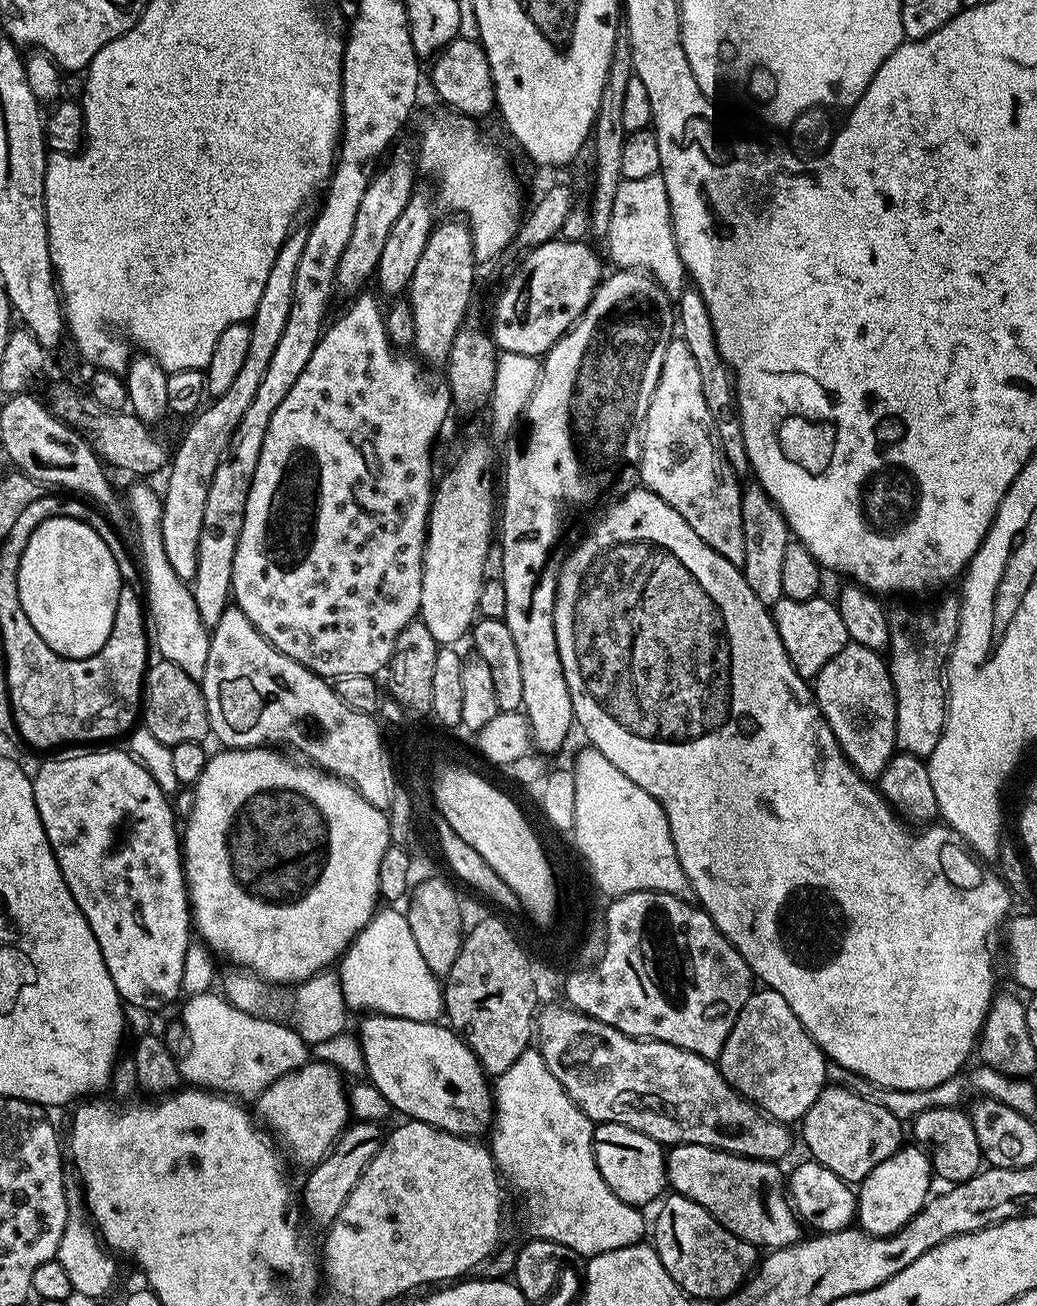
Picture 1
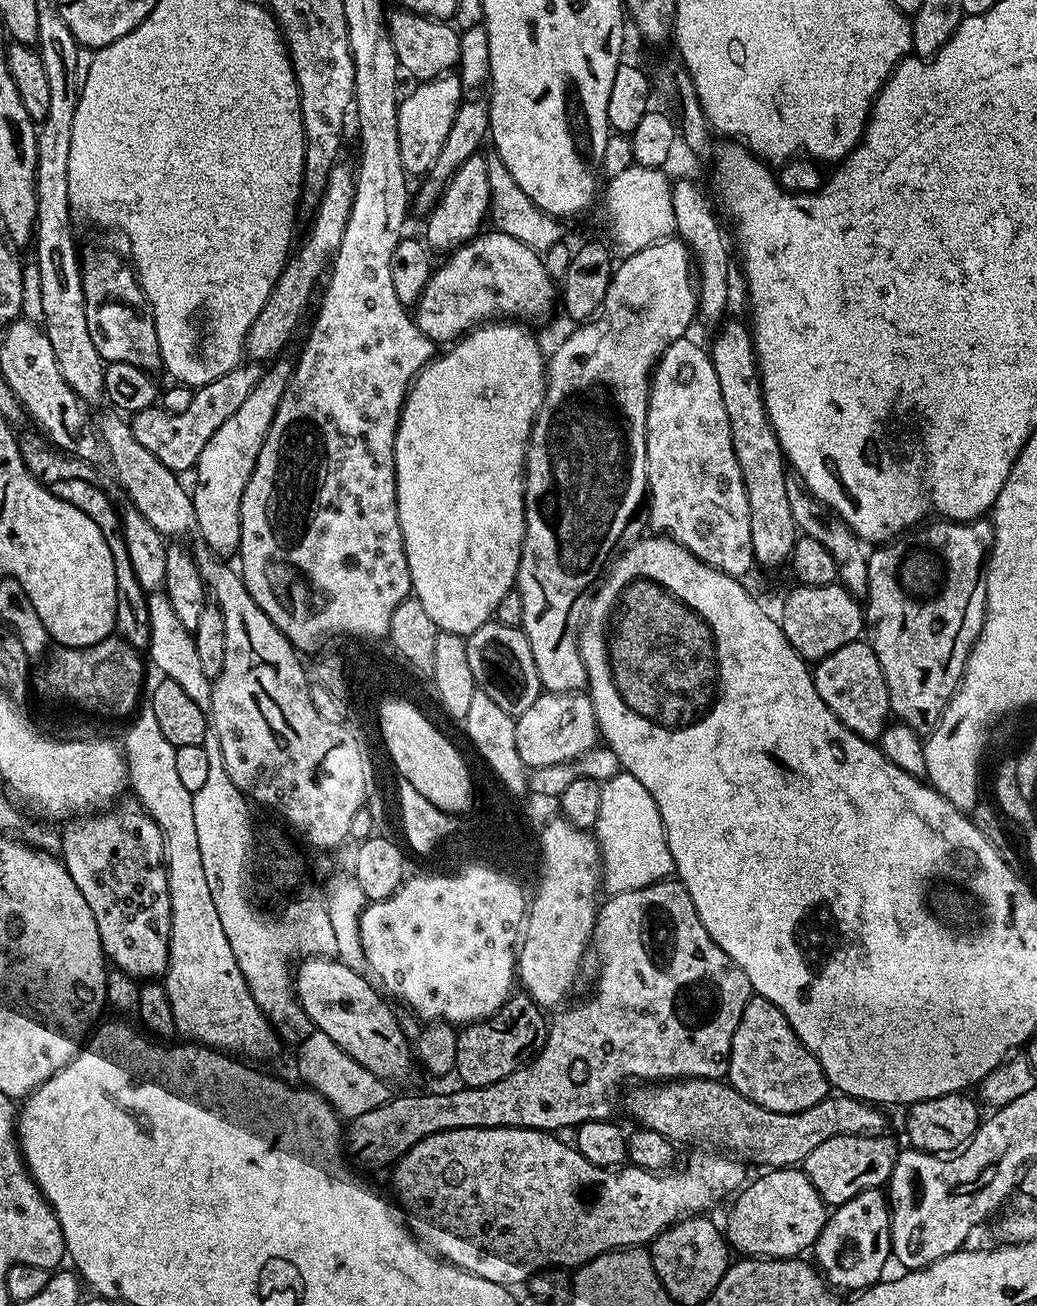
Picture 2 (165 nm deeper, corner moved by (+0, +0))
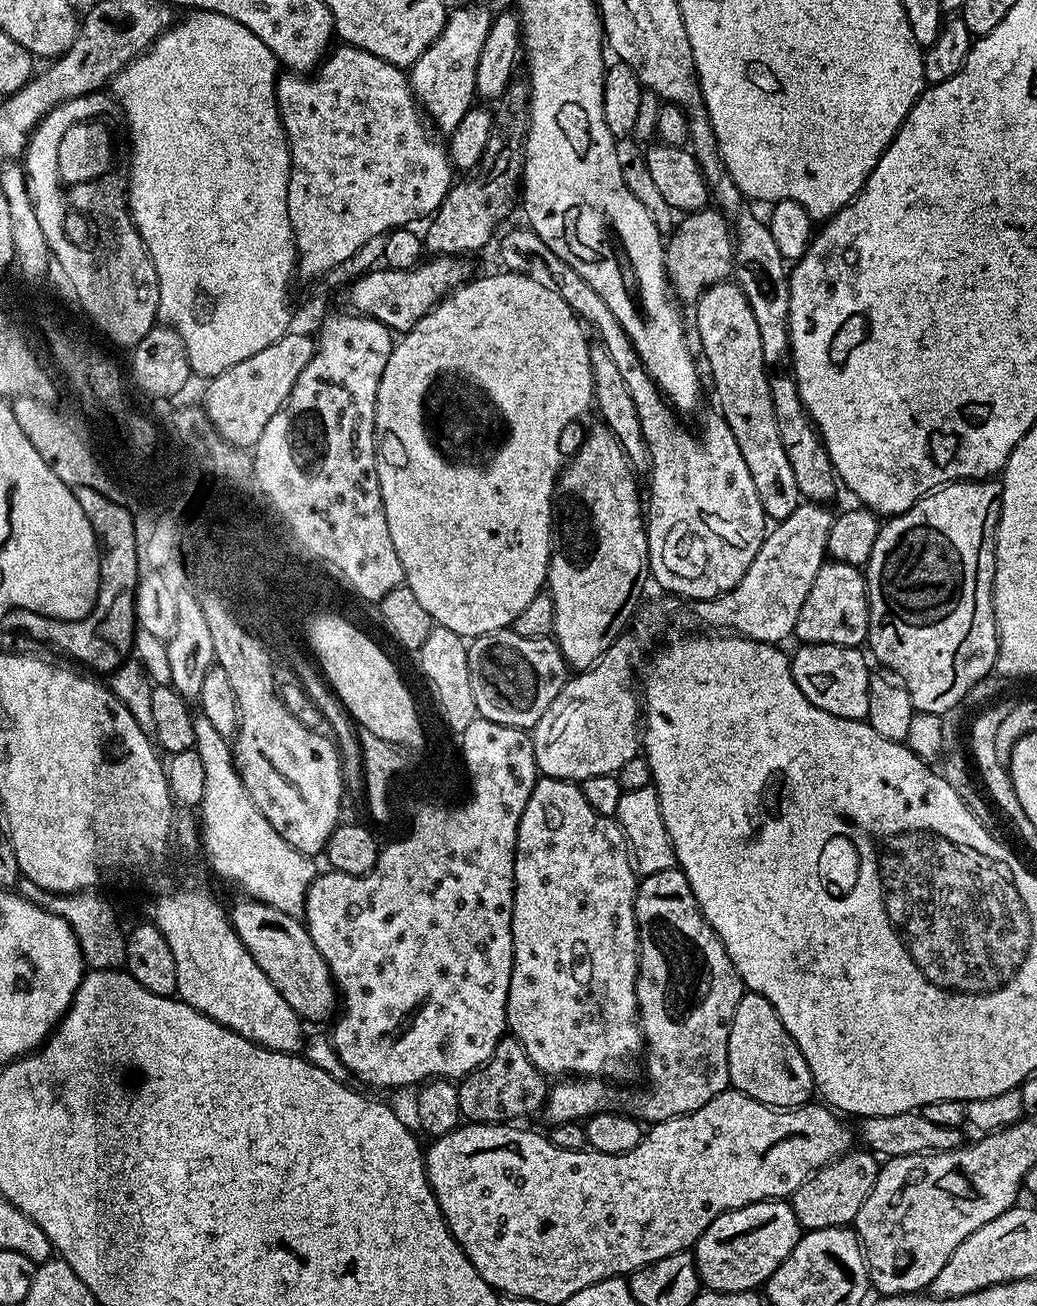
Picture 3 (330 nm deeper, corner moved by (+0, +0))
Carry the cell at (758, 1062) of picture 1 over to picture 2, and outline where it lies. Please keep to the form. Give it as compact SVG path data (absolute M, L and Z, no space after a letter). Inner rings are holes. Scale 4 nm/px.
M753 995L746 1010L742 1010L742 1022L734 1030L726 1080L738 1094L771 1112L810 1110L810 1106L825 1100L830 1092L818 1058L806 1050L786 1014L774 1002L758 995Z

